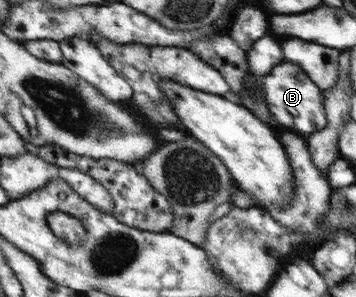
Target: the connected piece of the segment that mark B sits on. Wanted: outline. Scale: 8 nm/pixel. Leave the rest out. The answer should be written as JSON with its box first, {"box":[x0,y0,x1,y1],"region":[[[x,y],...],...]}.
{"box":[262,60,328,137],"region":[[[283,60],[262,76],[262,81],[268,111],[279,129],[292,130],[306,137],[328,125],[326,95],[317,83],[312,82],[303,67]]]}

